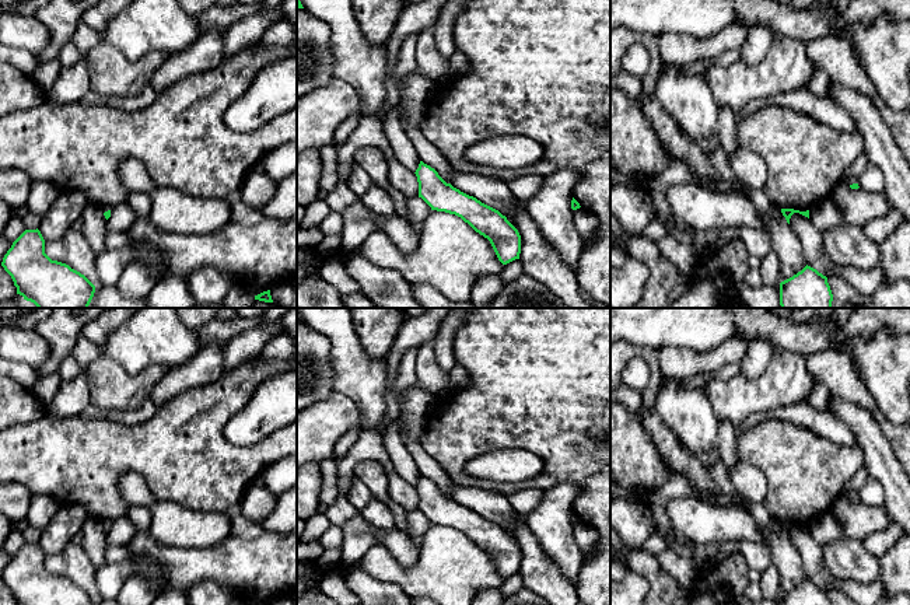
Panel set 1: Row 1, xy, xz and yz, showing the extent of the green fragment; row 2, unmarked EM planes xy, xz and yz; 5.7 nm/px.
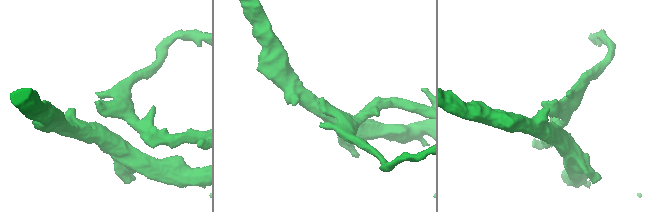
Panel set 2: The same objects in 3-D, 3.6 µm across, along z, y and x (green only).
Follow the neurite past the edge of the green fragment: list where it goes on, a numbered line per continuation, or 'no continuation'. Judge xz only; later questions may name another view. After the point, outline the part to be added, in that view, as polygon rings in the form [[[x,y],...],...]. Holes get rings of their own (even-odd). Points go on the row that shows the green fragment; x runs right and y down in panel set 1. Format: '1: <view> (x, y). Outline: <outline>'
no continuation

